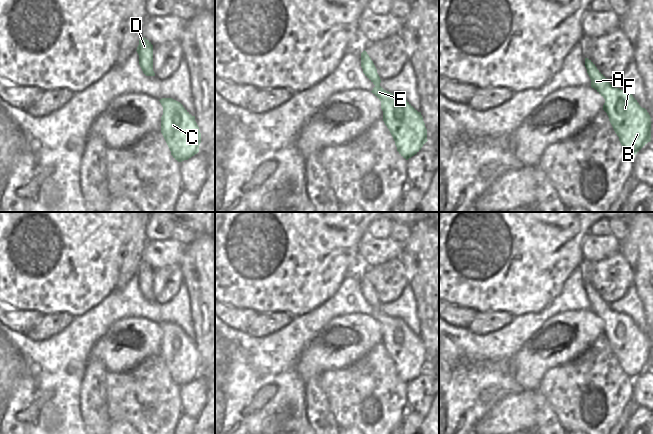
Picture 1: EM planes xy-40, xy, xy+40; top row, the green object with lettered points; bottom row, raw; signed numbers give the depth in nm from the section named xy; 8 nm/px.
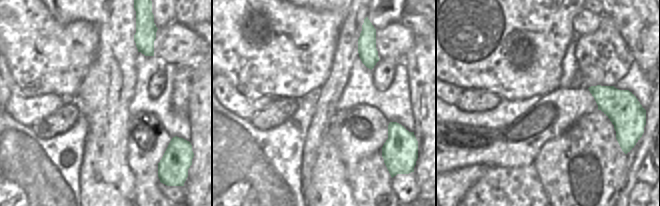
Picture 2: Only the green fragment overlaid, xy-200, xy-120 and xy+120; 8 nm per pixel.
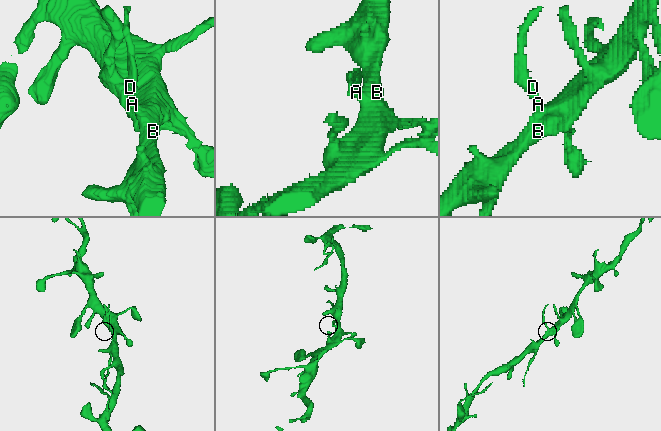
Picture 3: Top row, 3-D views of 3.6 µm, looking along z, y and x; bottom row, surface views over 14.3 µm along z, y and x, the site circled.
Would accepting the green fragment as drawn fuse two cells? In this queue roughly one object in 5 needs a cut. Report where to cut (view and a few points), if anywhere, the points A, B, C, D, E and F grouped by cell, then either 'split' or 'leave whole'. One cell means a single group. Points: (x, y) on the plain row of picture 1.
no cut; A B C D E F; leave whole

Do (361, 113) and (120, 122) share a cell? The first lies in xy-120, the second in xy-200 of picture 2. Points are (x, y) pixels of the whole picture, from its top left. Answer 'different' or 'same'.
different

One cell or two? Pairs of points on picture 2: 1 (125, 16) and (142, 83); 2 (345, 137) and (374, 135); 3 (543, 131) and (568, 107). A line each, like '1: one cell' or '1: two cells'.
1: two cells
2: one cell
3: one cell

